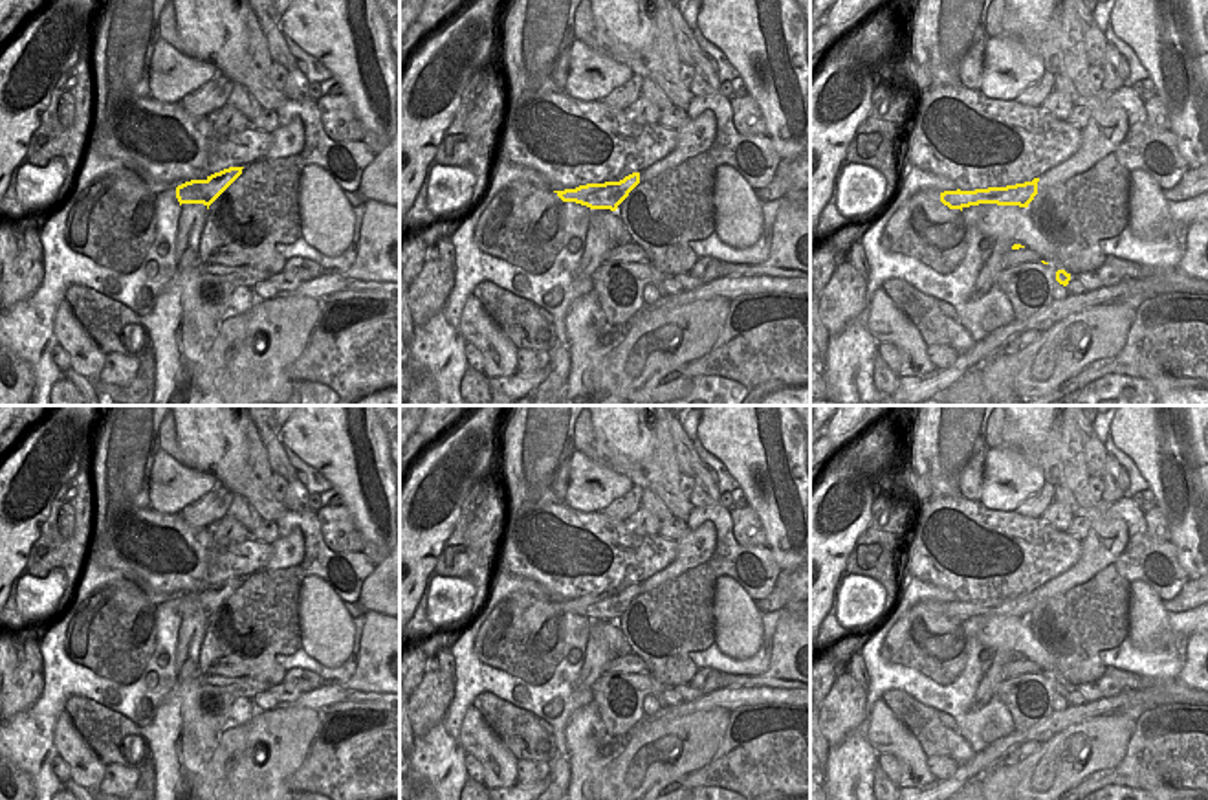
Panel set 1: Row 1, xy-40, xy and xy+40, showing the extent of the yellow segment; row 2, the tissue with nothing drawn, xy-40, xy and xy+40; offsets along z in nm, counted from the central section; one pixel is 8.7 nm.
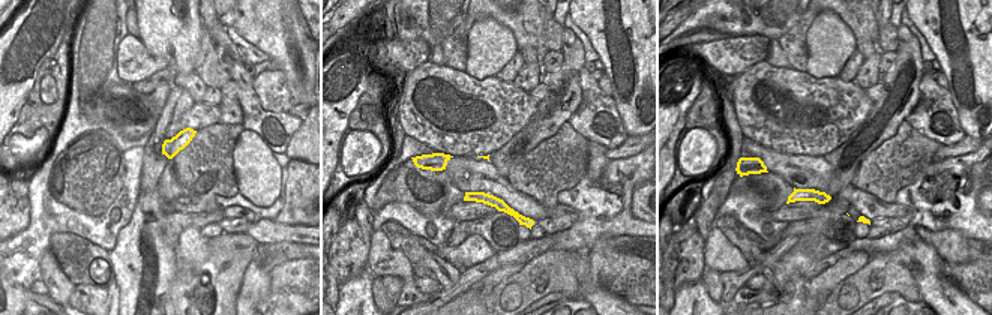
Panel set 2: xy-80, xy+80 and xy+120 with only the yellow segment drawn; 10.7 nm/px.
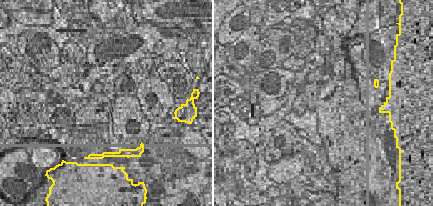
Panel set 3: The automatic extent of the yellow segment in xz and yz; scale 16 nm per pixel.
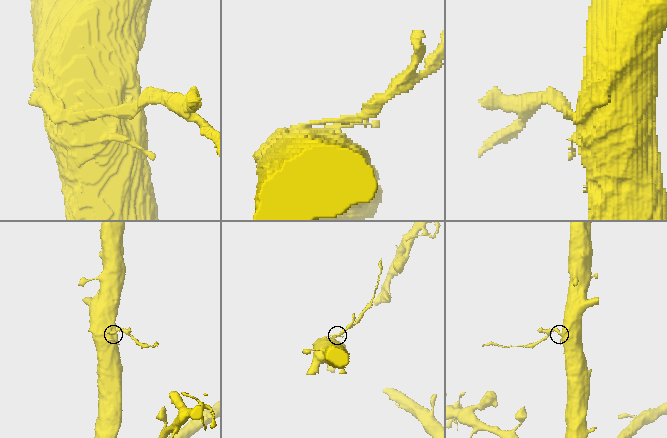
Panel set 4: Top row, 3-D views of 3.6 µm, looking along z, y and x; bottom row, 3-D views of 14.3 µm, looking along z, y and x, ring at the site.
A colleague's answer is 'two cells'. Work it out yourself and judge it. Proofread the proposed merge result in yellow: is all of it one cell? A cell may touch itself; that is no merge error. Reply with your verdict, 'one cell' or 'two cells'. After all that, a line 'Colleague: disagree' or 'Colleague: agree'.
two cells
Colleague: agree

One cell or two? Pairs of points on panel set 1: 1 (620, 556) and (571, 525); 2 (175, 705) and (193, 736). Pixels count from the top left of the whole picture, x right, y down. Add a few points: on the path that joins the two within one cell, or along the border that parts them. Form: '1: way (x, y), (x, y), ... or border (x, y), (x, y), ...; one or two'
1: way (607, 553), (596, 551), (583, 538); one
2: way (178, 712), (178, 722), (186, 729); one

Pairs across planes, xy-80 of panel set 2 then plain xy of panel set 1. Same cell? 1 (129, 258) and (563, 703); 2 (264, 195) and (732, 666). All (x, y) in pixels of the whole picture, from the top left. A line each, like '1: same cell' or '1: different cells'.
1: different cells
2: different cells

